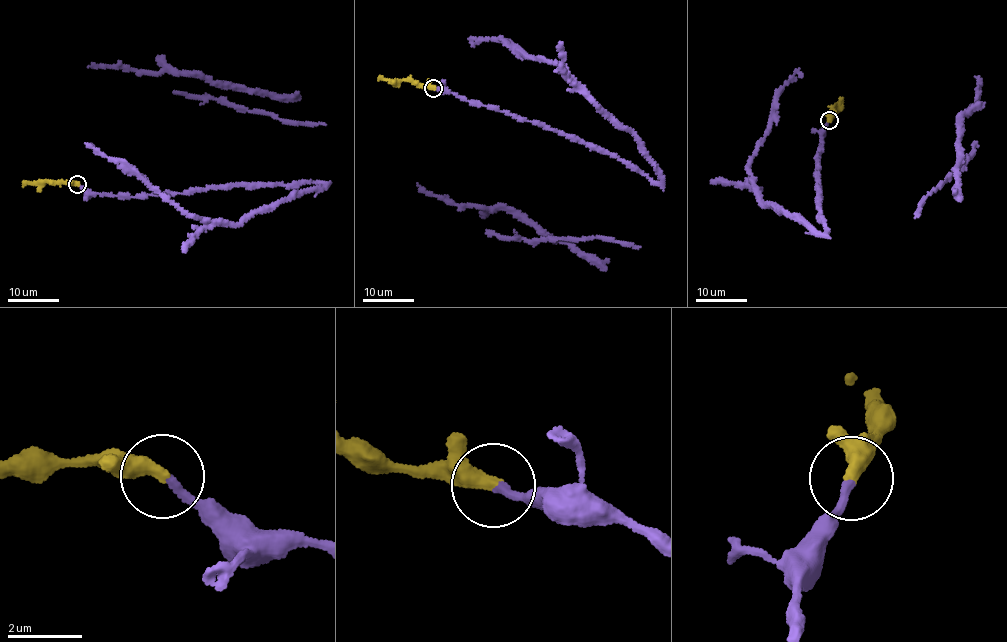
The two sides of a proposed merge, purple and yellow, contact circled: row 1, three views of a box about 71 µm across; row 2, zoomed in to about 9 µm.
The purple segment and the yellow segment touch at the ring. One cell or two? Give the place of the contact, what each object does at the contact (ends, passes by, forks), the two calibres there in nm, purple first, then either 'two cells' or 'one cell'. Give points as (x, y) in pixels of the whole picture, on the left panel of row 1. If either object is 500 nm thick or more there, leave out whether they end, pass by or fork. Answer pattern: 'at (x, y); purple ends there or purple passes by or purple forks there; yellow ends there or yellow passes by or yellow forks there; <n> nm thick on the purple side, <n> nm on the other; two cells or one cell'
at (77, 184); purple ends there; yellow ends there; 240 nm thick on the purple side, 440 nm on the other; one cell

